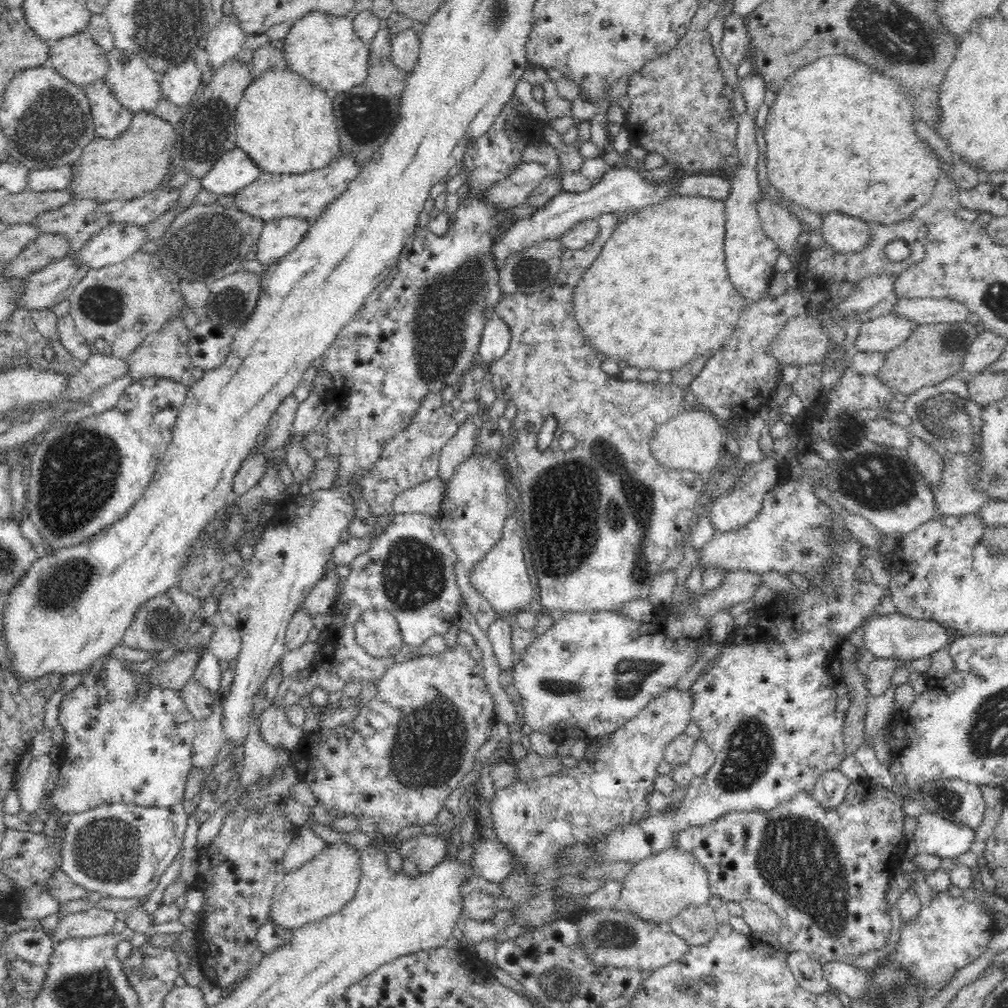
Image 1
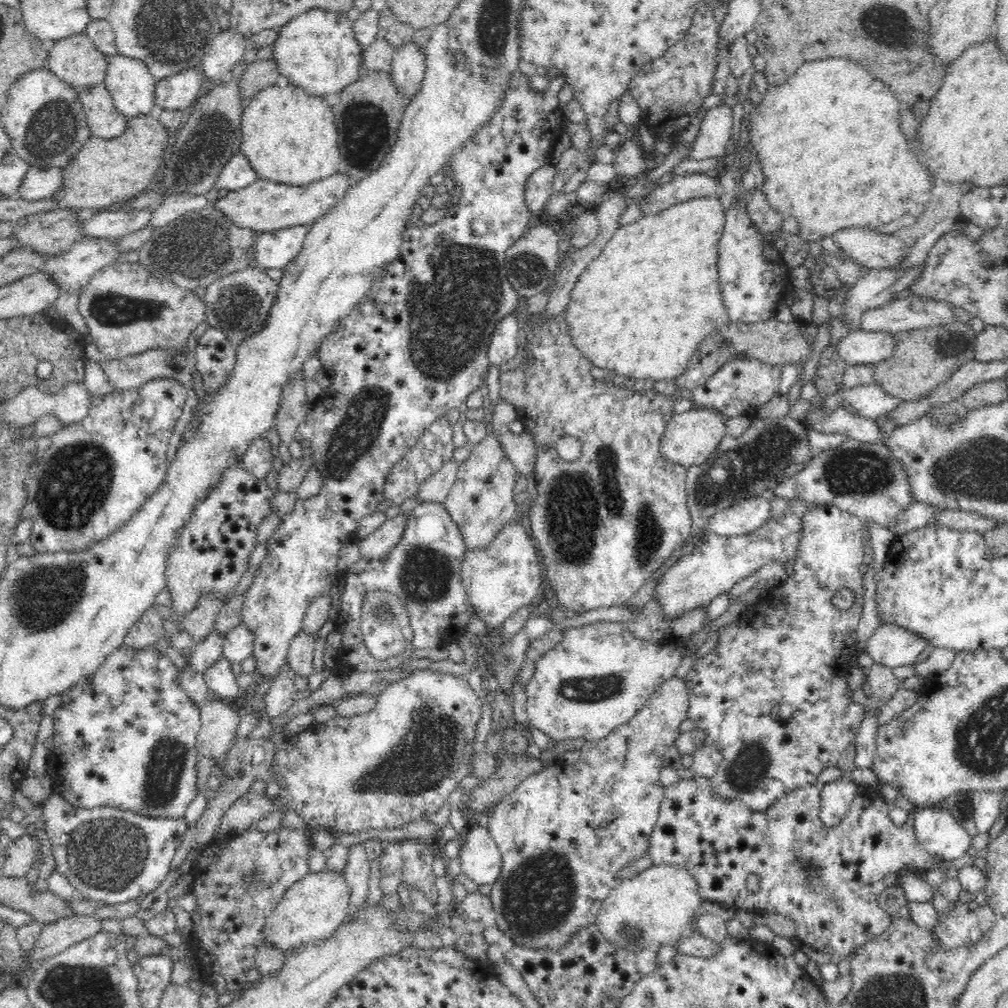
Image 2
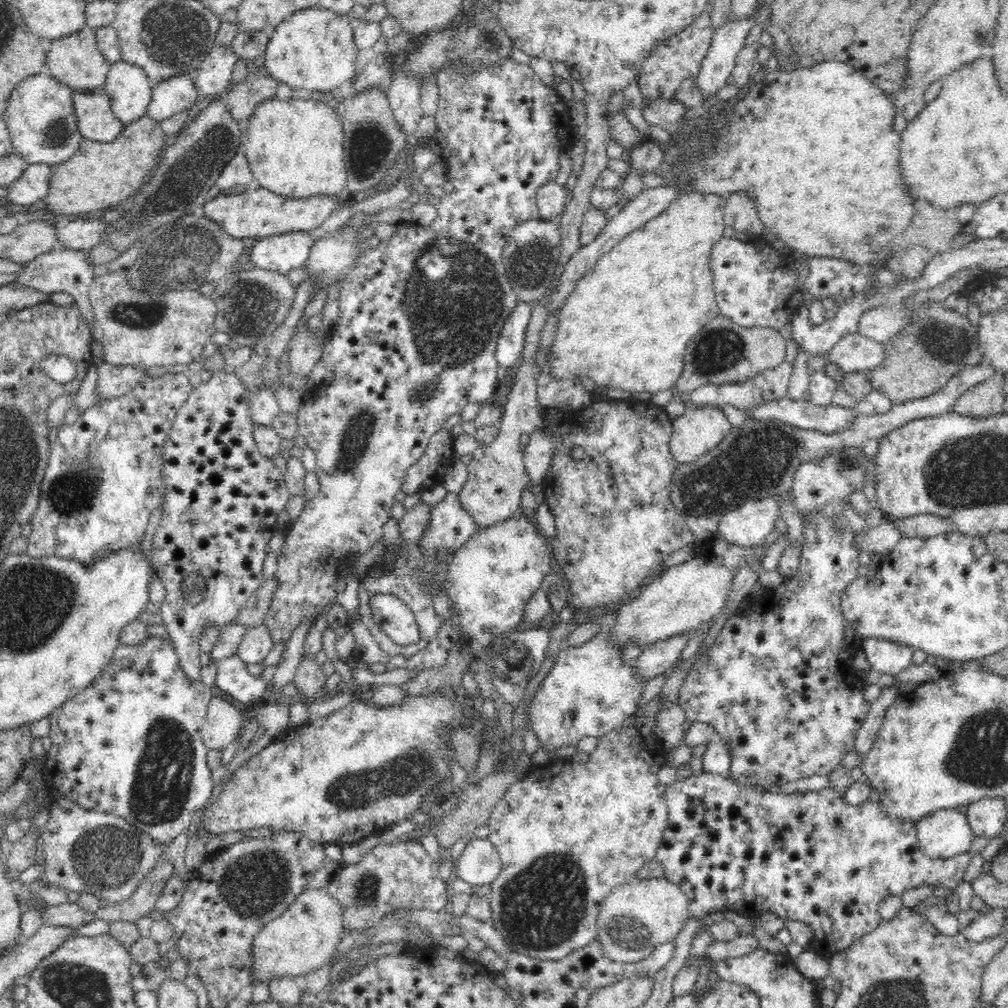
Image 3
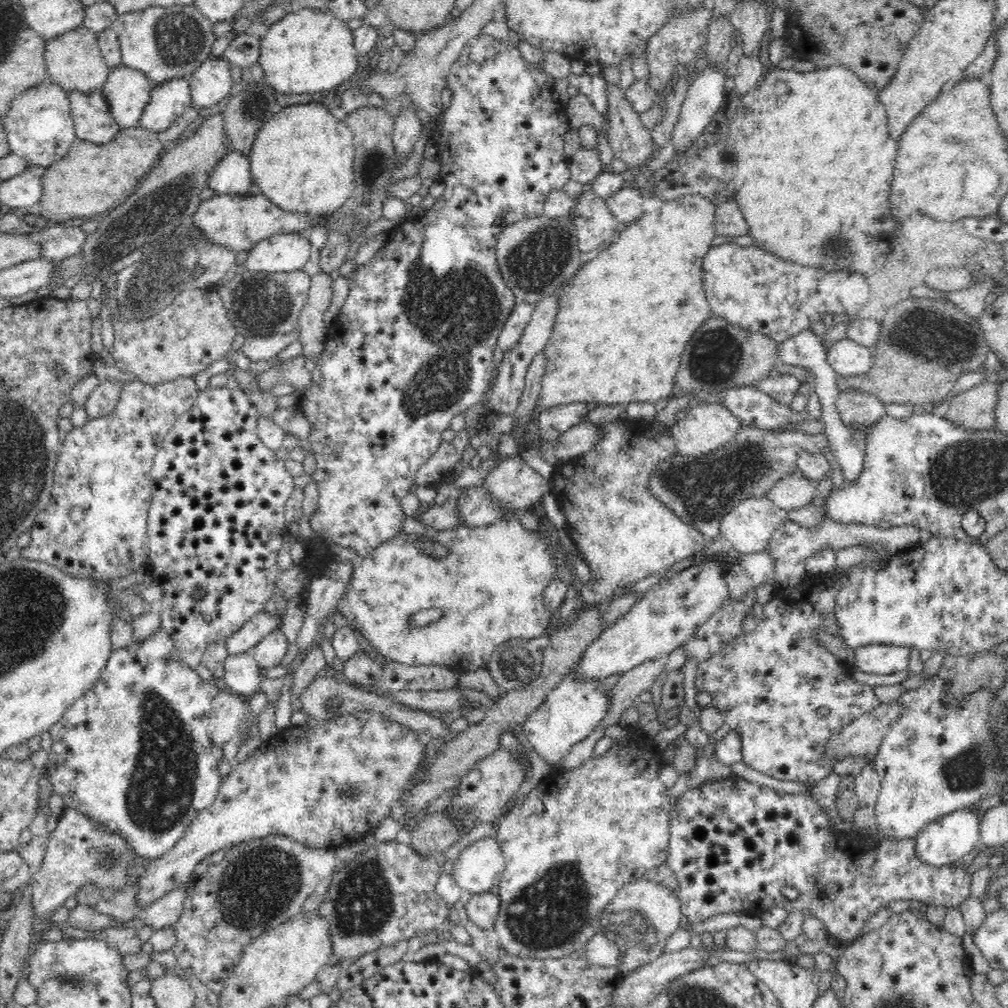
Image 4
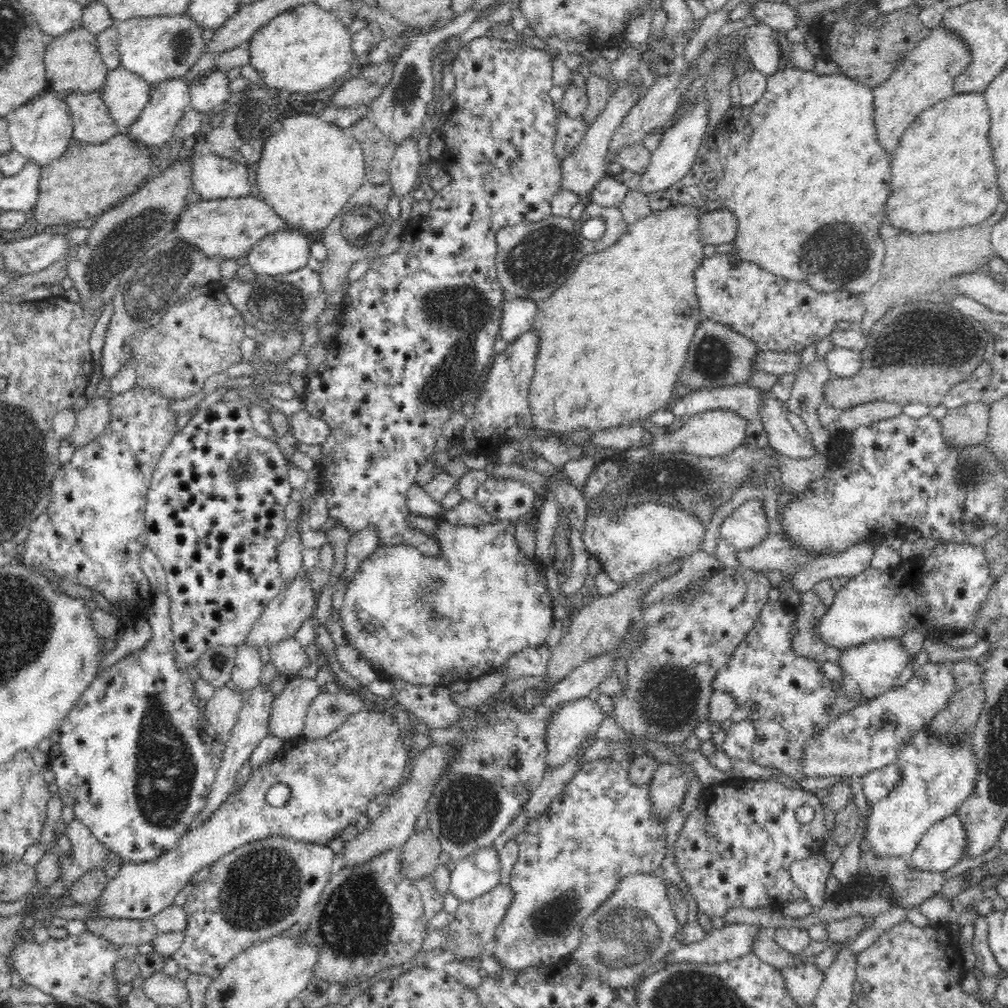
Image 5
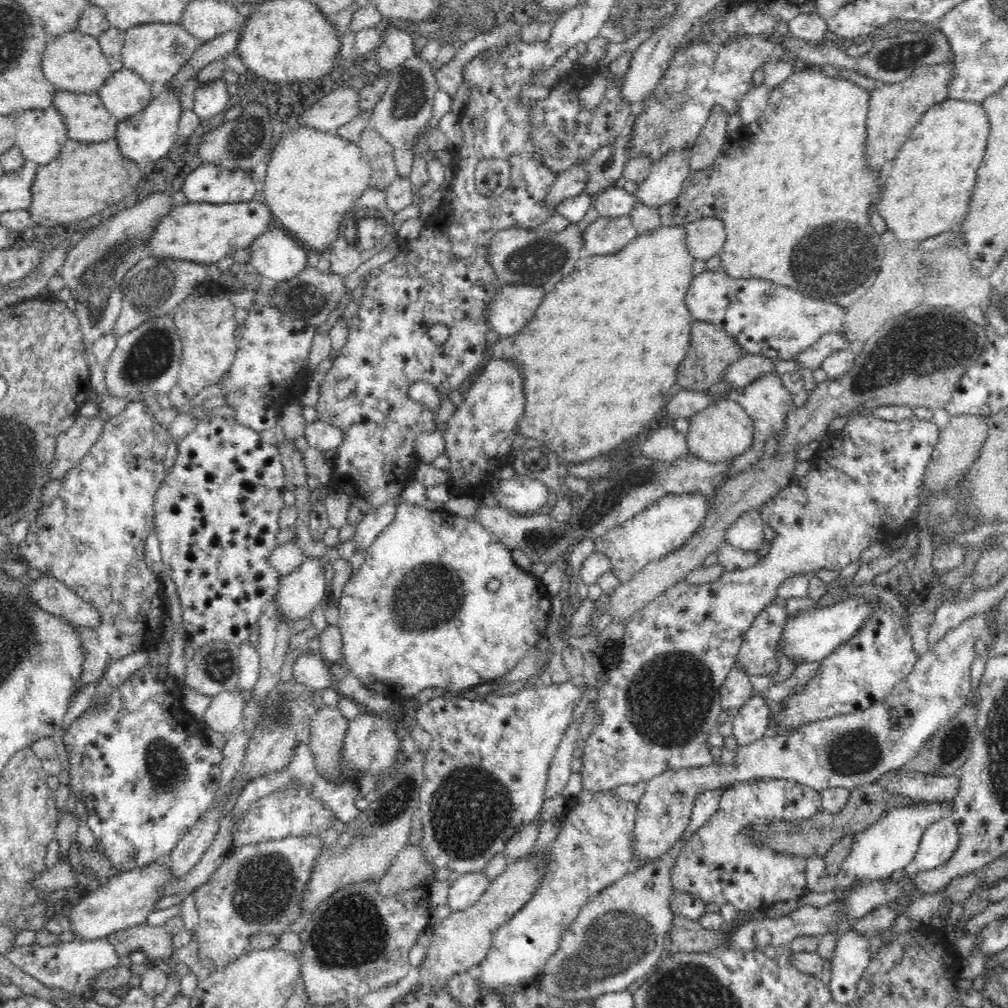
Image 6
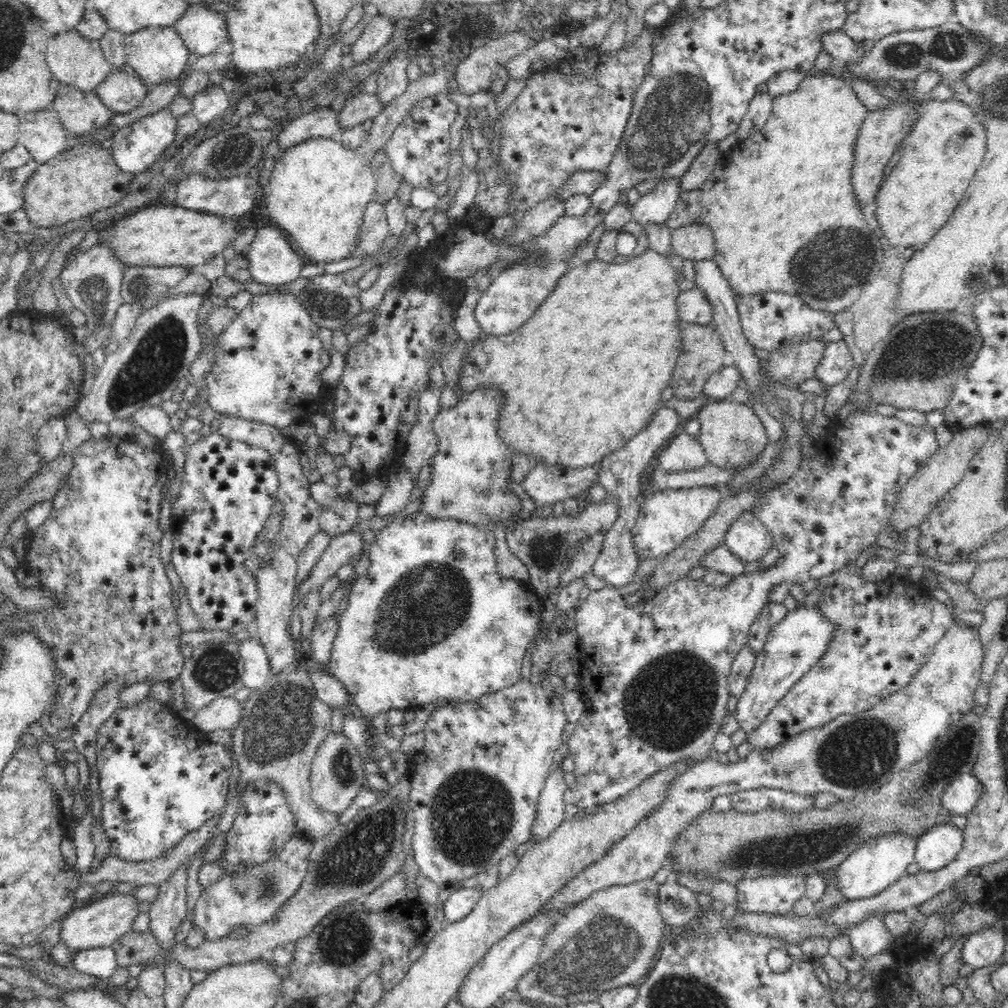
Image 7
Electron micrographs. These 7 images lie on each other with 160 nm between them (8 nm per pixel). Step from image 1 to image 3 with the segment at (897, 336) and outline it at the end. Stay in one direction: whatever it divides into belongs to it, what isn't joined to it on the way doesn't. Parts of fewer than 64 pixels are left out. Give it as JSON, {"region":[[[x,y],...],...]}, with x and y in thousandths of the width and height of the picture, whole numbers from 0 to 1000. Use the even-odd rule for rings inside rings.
{"region":[[[855,331],[837,333],[823,349],[822,357],[838,370],[859,369],[877,359],[878,341]]]}

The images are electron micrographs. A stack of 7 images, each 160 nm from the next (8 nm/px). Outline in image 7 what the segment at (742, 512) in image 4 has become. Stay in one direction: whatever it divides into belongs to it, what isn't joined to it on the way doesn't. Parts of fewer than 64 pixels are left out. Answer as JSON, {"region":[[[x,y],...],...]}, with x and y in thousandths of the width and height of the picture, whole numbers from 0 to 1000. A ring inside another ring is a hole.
{"region":[[[742,507],[726,518],[718,541],[740,560],[755,557],[768,541],[768,534],[748,509]]]}

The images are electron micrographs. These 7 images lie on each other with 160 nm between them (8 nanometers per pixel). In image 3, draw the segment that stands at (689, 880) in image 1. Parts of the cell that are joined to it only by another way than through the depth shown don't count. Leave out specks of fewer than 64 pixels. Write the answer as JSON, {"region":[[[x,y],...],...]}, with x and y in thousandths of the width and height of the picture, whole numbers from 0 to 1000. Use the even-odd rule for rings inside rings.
{"region":[[[661,869],[644,870],[613,878],[599,892],[593,907],[593,934],[601,949],[618,955],[641,950],[648,939],[668,933],[677,925],[683,907],[683,890]]]}

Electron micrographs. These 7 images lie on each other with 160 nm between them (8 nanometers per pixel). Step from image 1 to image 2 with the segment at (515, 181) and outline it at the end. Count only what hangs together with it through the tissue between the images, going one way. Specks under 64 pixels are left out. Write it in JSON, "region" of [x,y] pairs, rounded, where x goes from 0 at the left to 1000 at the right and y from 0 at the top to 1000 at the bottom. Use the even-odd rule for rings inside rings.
{"region":[[[542,162],[533,167],[521,179],[520,193],[522,193],[522,205],[534,213],[544,202],[544,198],[549,194],[549,177],[551,176],[551,165]]]}

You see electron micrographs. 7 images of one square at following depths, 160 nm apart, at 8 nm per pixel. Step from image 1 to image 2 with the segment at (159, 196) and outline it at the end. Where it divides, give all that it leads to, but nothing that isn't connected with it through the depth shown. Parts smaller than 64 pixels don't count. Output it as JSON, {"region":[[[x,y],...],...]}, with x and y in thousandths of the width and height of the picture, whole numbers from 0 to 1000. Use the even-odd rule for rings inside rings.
{"region":[[[119,207],[93,212],[81,220],[80,234],[117,237],[133,229],[141,228],[149,222],[152,209]]]}

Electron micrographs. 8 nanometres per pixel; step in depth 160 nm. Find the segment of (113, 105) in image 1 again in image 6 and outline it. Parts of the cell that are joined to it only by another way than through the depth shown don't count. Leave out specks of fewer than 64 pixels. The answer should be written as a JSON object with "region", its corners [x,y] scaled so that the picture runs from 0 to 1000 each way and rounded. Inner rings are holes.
{"region":[[[57,90],[53,103],[63,116],[67,138],[97,142],[115,136],[118,120],[100,101],[97,91]]]}

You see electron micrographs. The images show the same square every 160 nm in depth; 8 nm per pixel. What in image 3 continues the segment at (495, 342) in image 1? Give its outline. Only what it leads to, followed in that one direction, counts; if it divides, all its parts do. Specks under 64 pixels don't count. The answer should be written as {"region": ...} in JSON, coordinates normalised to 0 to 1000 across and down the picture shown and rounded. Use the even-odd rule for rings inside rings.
{"region":[[[516,300],[502,316],[491,347],[491,354],[496,363],[504,366],[517,357],[527,312],[527,301]]]}

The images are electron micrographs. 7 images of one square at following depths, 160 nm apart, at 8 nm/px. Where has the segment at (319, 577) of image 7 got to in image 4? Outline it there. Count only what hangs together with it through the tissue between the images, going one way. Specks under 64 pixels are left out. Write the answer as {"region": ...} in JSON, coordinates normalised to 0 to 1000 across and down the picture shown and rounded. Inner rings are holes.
{"region":[[[259,607],[255,611],[248,613],[244,619],[240,620],[234,627],[223,633],[223,640],[227,650],[240,649],[249,645],[266,628],[272,624],[278,624],[280,611],[268,611]]]}

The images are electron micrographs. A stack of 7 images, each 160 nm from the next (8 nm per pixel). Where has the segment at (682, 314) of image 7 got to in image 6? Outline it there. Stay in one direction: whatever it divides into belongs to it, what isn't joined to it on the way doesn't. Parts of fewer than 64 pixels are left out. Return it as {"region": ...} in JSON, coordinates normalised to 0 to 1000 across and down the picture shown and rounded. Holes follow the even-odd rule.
{"region":[[[719,268],[699,269],[690,273],[681,293],[688,317],[706,320],[726,333],[738,349],[765,356],[785,357],[807,343],[815,333],[835,328],[840,306],[823,299],[794,292],[756,276],[730,277]]]}

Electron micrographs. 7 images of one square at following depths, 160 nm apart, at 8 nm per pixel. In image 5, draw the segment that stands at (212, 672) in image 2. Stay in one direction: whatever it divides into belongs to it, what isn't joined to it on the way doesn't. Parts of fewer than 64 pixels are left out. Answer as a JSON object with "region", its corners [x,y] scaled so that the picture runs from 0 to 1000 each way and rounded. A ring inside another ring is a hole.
{"region":[[[245,638],[235,642],[229,675],[238,687],[245,688],[257,681],[262,656],[262,646],[258,643]]]}

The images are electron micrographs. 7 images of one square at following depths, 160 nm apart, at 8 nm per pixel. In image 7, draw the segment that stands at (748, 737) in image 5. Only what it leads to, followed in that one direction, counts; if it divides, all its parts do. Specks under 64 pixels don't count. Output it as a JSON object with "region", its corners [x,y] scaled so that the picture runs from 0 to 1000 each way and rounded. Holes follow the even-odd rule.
{"region":[[[811,601],[792,602],[787,607],[766,622],[758,645],[751,650],[742,682],[734,690],[729,704],[729,713],[733,721],[744,730],[758,714],[764,705],[788,682],[788,679],[800,671],[807,661],[815,653],[827,620],[817,614]]]}

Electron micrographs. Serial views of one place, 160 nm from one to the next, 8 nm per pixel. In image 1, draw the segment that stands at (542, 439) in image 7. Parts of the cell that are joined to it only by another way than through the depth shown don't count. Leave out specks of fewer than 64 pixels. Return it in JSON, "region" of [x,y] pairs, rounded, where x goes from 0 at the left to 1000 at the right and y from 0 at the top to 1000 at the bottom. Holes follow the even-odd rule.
{"region":[[[698,194],[664,195],[657,201],[623,212],[621,218],[609,227],[609,230],[597,245],[597,250],[595,250],[593,256],[581,267],[576,279],[569,287],[569,310],[571,310],[571,317],[573,317],[581,337],[585,337],[587,343],[597,351],[613,353],[613,355],[621,357],[623,363],[629,363],[633,367],[648,365],[654,369],[667,369],[671,365],[676,366],[692,353],[698,353],[700,350],[714,345],[727,333],[731,324],[730,321],[732,321],[732,315],[734,315],[740,305],[738,304],[738,294],[734,293],[734,289],[724,279],[722,267],[720,266],[718,248],[719,220],[719,202],[708,196]]]}

